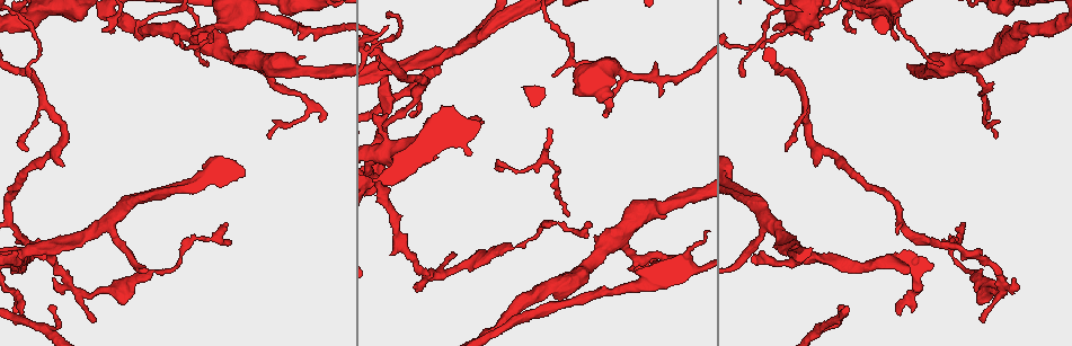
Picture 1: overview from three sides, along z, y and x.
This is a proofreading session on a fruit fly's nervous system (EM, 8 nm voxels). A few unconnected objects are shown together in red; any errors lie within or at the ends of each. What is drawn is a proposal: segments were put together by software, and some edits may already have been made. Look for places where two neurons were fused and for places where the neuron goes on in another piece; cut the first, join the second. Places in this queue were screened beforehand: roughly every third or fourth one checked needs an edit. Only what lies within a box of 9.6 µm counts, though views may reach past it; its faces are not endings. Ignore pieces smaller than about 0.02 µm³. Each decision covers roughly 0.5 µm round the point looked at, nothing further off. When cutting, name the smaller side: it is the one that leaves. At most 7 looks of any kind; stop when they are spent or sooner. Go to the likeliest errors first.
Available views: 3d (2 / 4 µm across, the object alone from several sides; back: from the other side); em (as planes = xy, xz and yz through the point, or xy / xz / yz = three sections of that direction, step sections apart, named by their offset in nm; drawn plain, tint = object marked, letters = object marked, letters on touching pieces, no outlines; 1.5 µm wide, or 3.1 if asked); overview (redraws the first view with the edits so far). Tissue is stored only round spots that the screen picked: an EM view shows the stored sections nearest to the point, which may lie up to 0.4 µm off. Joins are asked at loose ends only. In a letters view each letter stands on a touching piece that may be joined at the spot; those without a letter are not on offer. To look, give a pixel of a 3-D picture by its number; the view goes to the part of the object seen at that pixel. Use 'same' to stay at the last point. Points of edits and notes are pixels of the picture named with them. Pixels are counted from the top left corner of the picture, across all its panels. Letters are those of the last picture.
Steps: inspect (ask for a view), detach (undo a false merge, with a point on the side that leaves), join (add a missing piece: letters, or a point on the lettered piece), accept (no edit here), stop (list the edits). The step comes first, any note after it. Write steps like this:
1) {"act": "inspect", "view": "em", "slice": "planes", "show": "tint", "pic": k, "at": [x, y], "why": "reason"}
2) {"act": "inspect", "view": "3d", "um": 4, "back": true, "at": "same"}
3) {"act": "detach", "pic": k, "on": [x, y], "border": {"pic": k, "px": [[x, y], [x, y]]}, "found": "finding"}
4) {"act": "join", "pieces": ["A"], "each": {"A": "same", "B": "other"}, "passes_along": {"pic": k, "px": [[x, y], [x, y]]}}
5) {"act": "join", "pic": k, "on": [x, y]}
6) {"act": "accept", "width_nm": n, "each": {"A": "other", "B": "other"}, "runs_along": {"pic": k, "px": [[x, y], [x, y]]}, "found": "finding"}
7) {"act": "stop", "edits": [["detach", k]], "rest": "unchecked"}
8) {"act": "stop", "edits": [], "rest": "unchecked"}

{"act": "inspect", "view": "em", "slice": "yz", "step": 4, "show": "tint", "pic": 1, "at": [383, 73], "why": "four arms meet"}

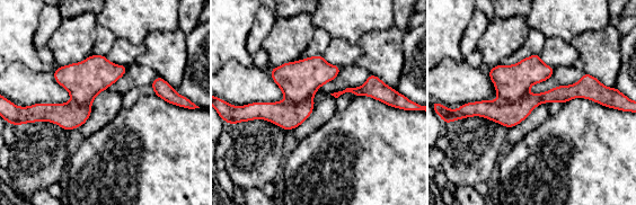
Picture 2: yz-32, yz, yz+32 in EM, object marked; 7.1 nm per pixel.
{"act": "inspect", "view": "em", "slice": "planes", "show": "letters", "at": "same"}

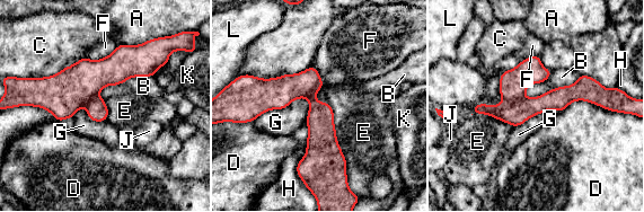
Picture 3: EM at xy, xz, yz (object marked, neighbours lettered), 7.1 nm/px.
{"act": "detach", "pic": 3, "on": [515, 114], "longest_contact_nm": ["F", 550], "each": {"A": "other", "B": "other", "C": "other", "D": "other", "E": "other", "F": "other", "G": "other", "H": "other", "J": "other", "K": "other", "L": "other"}, "border": {"pic": 3, "px": [[523, 96], [514, 102], [504, 103]]}, "found": "a second neuron is stuck on"}

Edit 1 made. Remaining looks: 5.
{"act": "inspect", "view": "overview", "why": "redraw"}

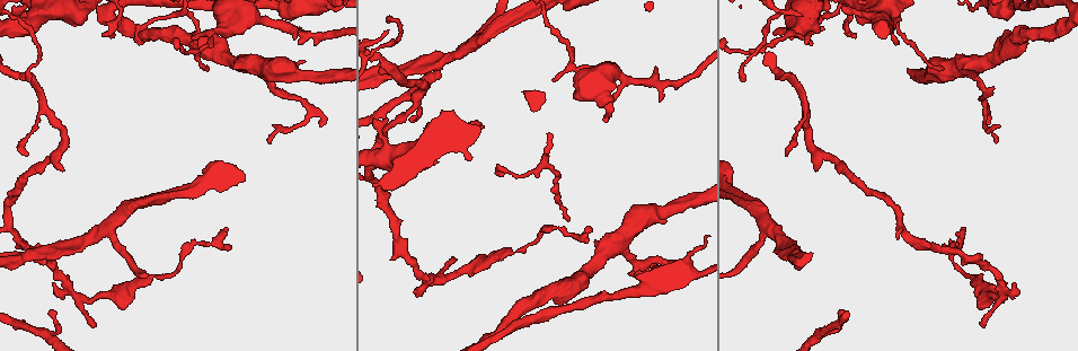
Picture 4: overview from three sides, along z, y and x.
{"act": "inspect", "view": "em", "slice": "planes", "show": "tint", "pic": 4, "at": [319, 127], "why": "an open end"}

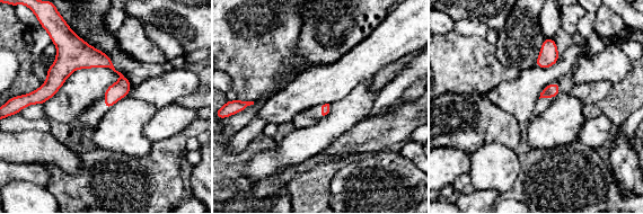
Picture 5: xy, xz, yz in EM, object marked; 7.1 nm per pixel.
{"act": "inspect", "view": "em", "slice": "planes", "show": "letters", "at": "same"}

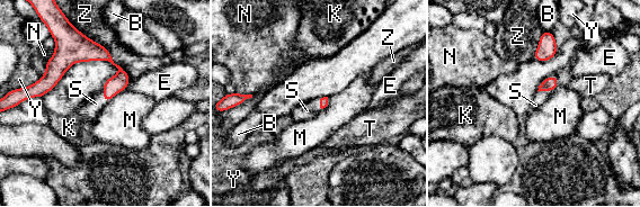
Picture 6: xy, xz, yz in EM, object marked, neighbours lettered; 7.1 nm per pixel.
{"act": "join", "pieces": ["S"], "each": {"B": "other", "E": "other", "K": "other", "M": "other", "N": "other", "S": "same", "T": "other", "Y": "other", "Z": "other"}, "passes_along": {"pic": 6, "px": [[550, 83], [544, 90], [541, 96]]}, "found": "the neuron continues"}

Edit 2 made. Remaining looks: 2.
{"act": "stop", "edits": [["detach", 3], ["join", 6]], "rest": "unchecked"}

